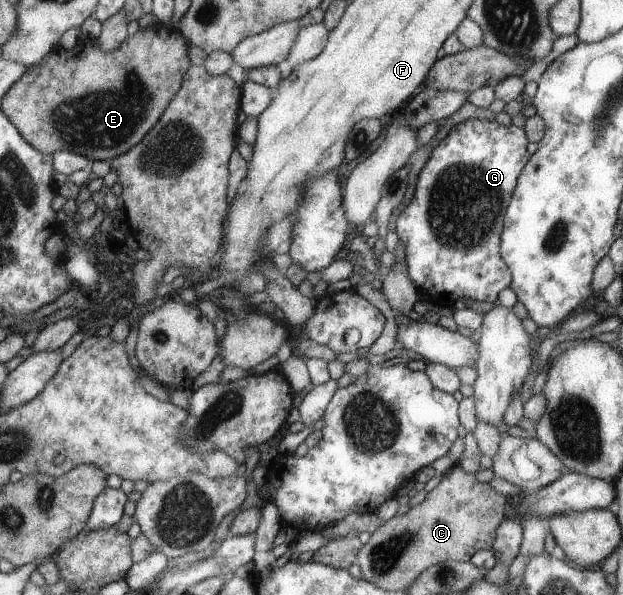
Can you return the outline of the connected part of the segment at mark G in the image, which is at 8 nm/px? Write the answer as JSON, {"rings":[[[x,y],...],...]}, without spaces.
{"rings":[[[468,119],[452,126],[448,135],[431,150],[431,155],[417,176],[413,198],[396,220],[396,234],[399,236],[399,242],[405,248],[405,265],[407,266],[409,277],[415,282],[420,294],[428,296],[431,305],[451,308],[458,298],[466,298],[466,296],[474,300],[480,300],[480,302],[496,303],[498,302],[498,294],[511,286],[511,270],[500,254],[501,234],[504,230],[503,216],[512,200],[513,190],[516,188],[518,177],[527,165],[528,158],[530,158],[530,154],[526,150],[528,139],[527,133],[522,127],[518,128],[513,124],[504,126],[503,123],[499,123],[496,120]]]}

